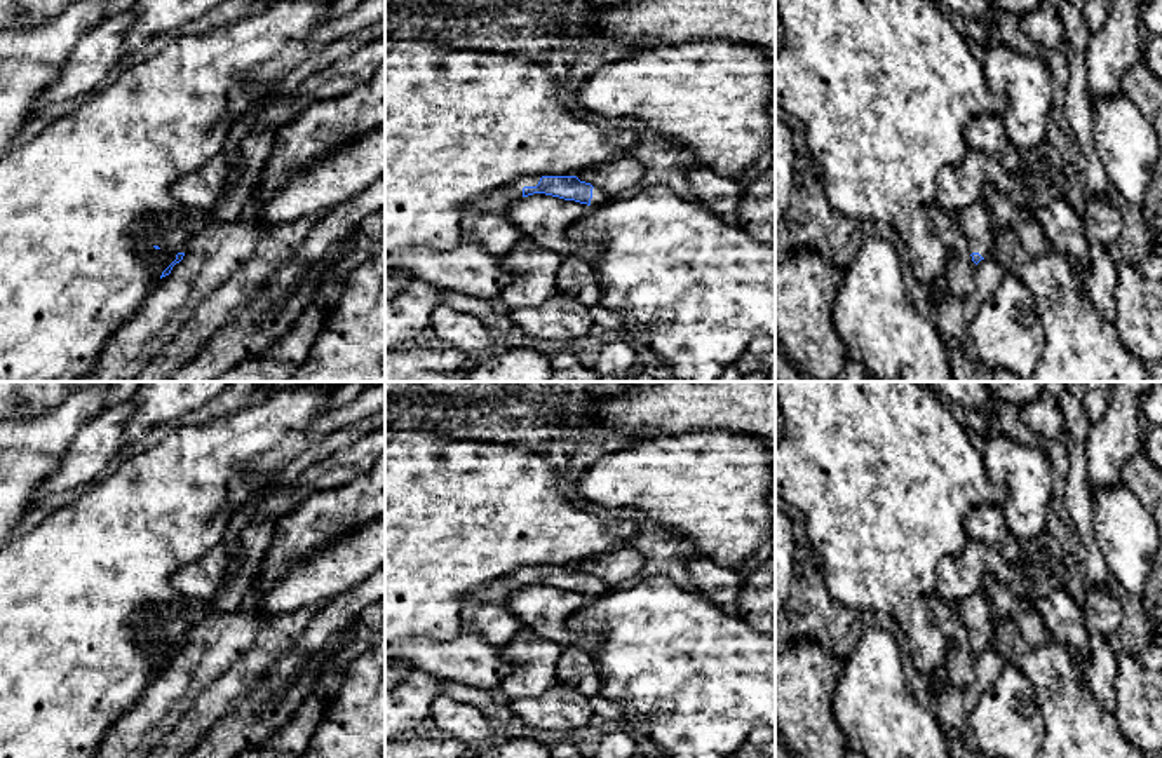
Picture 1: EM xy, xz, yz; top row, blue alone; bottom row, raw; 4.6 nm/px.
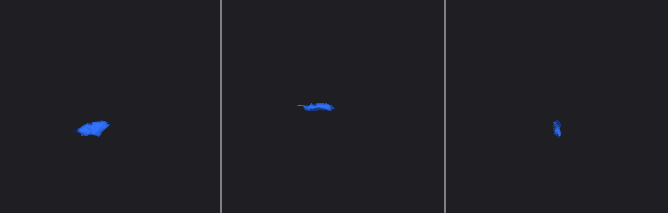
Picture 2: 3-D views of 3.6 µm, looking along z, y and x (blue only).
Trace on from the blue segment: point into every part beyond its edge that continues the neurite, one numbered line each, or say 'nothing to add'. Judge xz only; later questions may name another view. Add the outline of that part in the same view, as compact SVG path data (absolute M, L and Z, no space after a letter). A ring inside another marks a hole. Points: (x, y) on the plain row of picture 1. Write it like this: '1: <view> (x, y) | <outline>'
1: xz (500, 589) | M524 566L516 573L503 575L490 584L467 594L467 603L500 603L505 605L509 598L523 587L524 577L537 577L542 566Z

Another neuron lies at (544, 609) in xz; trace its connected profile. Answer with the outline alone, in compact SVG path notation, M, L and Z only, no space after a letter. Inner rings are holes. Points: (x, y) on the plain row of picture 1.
M533 584L512 592L505 605L521 622L521 627L530 627L538 640L554 641L563 646L578 646L594 653L599 650L603 638L596 633L577 633L568 626L568 620L589 599L587 594L575 591Z

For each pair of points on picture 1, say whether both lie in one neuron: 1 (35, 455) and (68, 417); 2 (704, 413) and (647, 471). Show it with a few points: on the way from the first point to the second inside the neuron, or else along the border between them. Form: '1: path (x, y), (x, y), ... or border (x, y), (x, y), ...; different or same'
1: path (39, 446), (60, 426); same
2: border (727, 433), (692, 431), (662, 436); different

